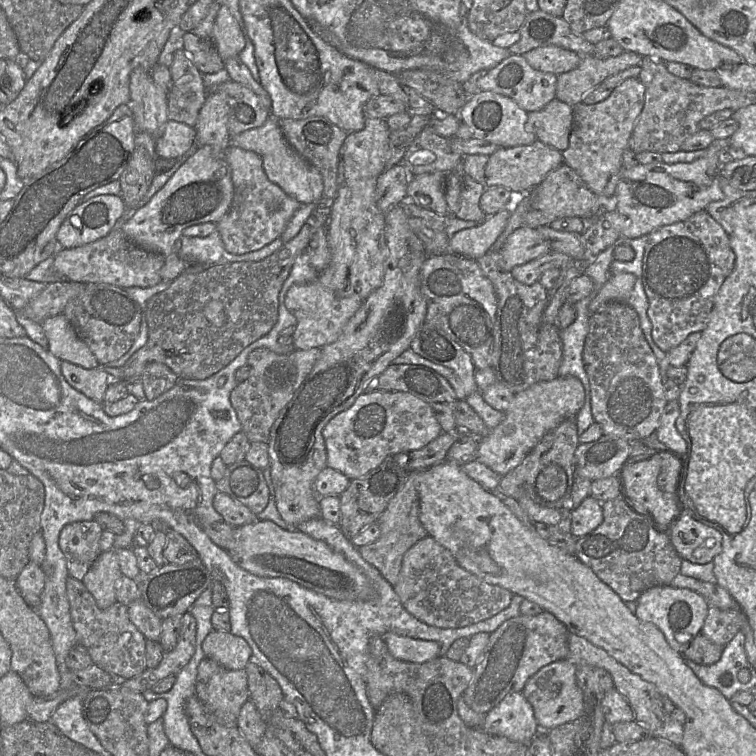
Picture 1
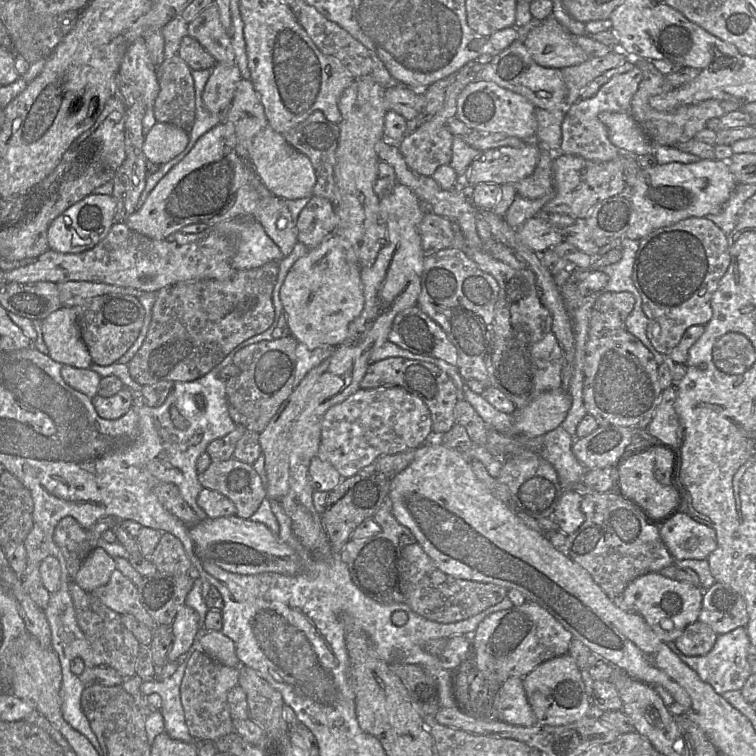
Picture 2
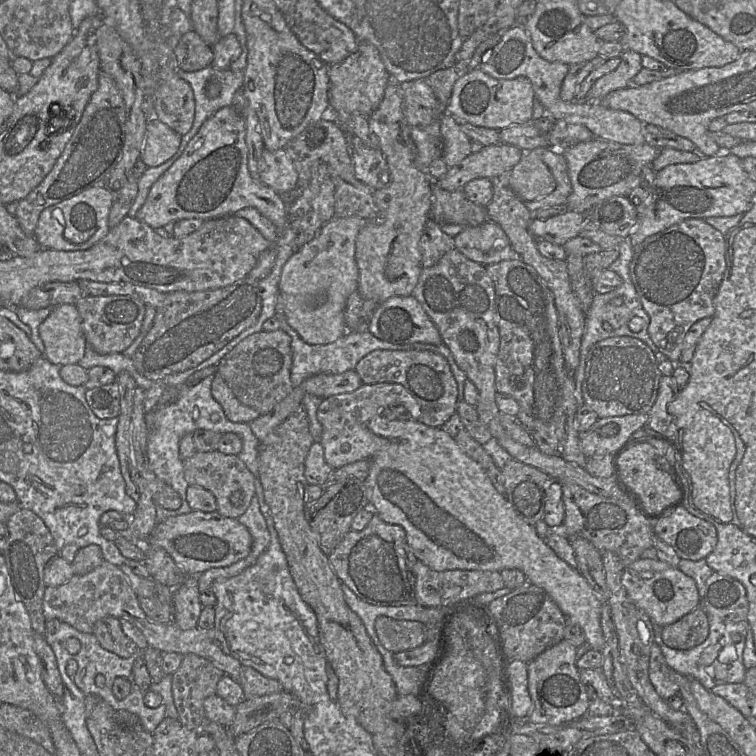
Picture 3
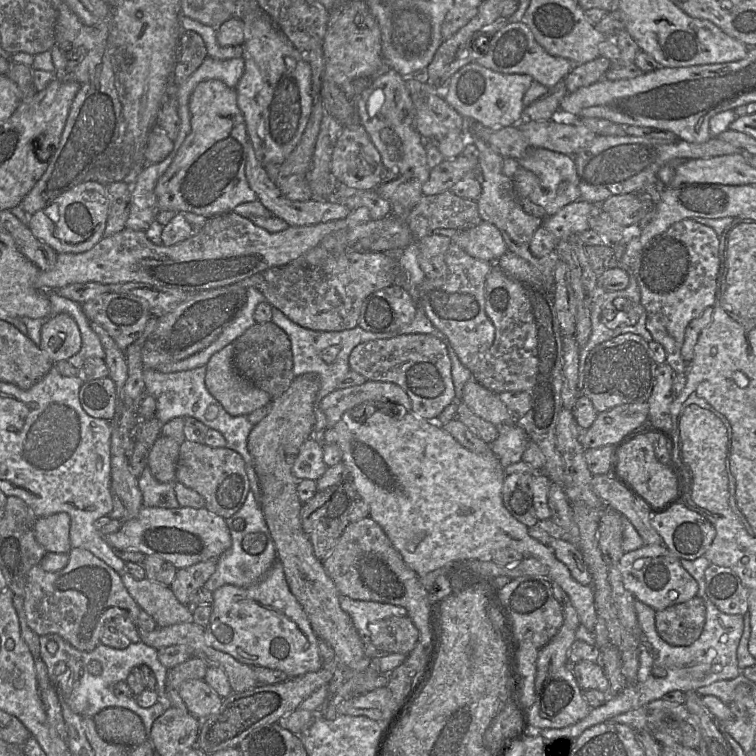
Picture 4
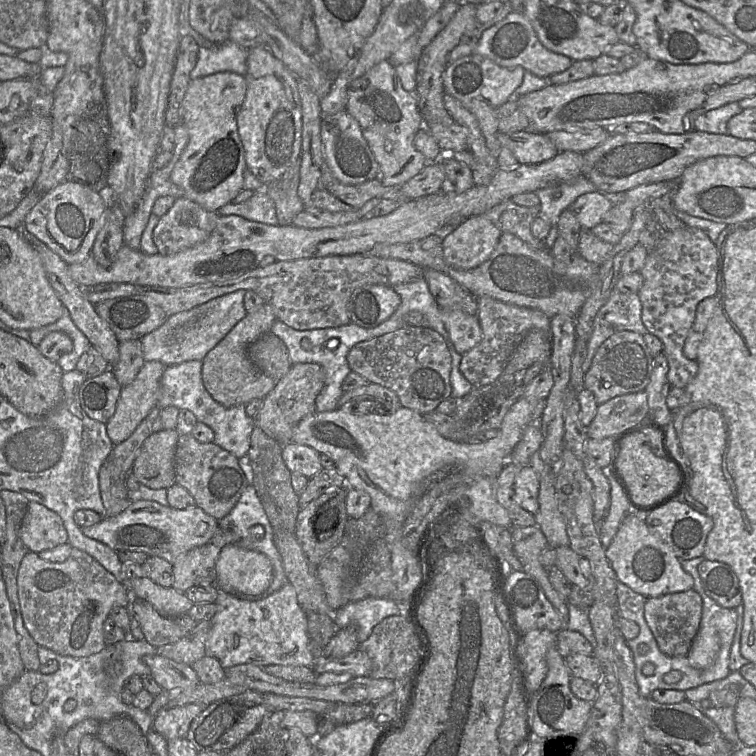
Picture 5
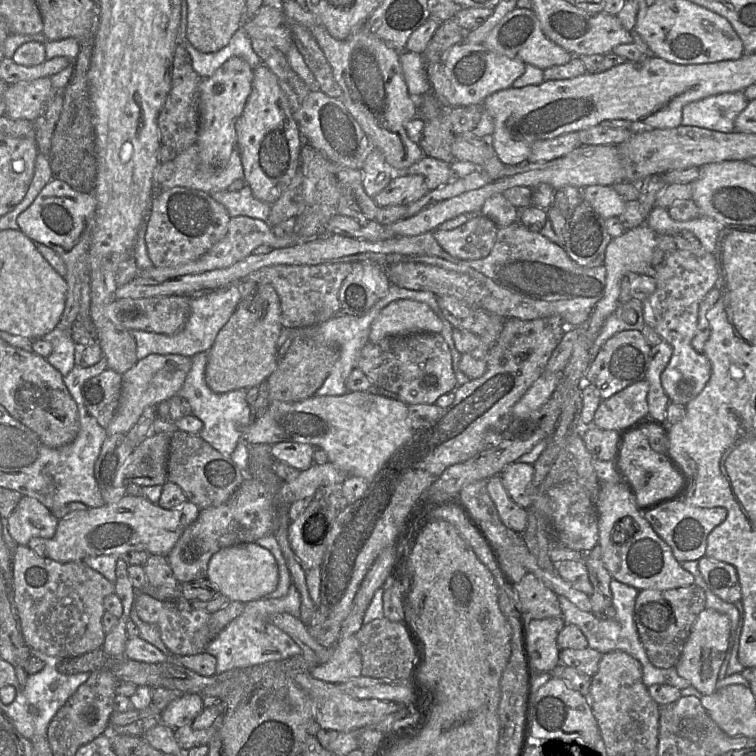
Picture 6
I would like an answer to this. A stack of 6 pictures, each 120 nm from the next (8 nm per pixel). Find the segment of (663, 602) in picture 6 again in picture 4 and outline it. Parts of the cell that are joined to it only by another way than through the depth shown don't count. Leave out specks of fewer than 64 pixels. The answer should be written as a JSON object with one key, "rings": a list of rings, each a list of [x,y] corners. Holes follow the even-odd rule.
{"rings":[[[699,596],[656,611],[655,626],[659,636],[672,646],[689,646],[701,635],[706,608]]]}

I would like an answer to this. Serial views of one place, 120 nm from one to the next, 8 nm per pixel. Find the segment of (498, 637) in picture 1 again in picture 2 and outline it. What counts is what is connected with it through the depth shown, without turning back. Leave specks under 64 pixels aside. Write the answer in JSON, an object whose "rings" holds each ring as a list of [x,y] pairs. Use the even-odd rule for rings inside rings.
{"rings":[[[533,601],[488,615],[469,639],[473,662],[492,690],[492,698],[510,677],[524,678],[541,663],[568,653],[572,634]]]}

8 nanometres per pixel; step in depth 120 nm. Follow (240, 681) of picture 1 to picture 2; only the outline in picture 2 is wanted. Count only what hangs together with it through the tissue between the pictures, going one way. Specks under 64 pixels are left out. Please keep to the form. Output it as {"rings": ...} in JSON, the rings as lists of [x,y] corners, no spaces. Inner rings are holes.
{"rings":[[[202,650],[189,657],[180,686],[181,703],[190,735],[195,741],[212,741],[234,732],[228,692],[239,684],[238,668],[226,666]]]}

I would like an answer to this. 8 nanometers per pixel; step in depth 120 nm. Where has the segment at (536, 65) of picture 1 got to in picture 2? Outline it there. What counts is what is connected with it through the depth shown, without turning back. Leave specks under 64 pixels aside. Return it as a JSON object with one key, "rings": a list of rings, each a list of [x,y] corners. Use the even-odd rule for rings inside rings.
{"rings":[[[553,16],[537,22],[526,36],[524,44],[532,59],[545,68],[564,69],[590,58],[576,43],[576,36]]]}

